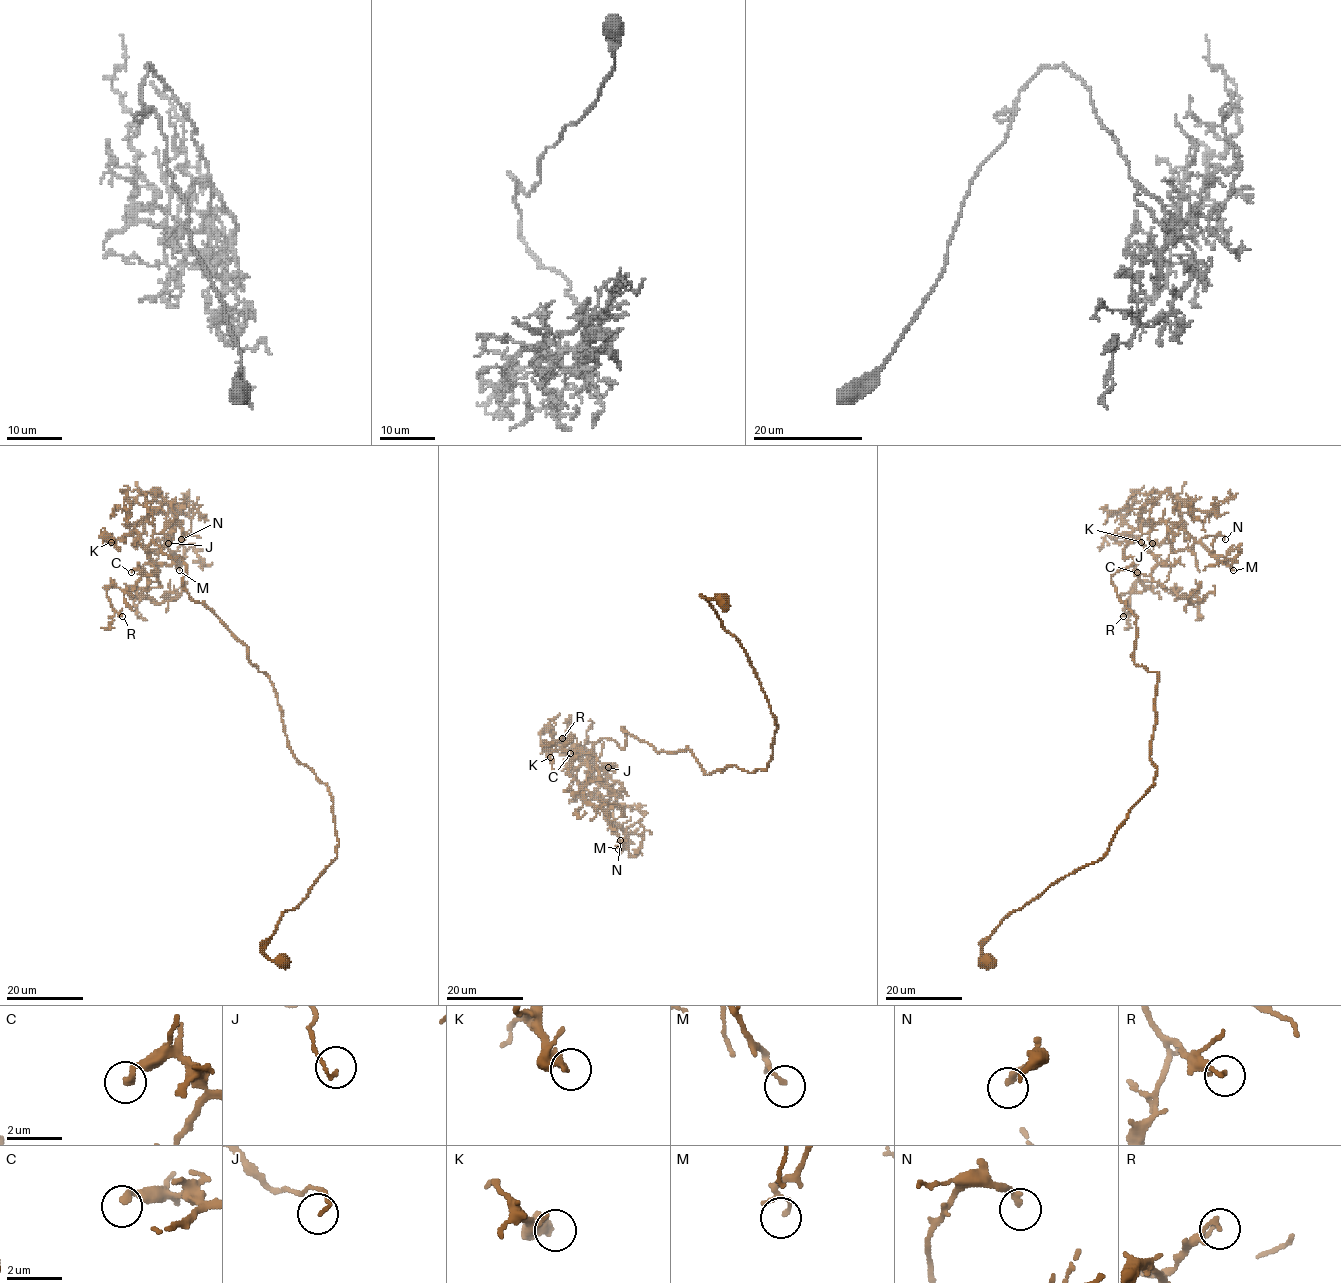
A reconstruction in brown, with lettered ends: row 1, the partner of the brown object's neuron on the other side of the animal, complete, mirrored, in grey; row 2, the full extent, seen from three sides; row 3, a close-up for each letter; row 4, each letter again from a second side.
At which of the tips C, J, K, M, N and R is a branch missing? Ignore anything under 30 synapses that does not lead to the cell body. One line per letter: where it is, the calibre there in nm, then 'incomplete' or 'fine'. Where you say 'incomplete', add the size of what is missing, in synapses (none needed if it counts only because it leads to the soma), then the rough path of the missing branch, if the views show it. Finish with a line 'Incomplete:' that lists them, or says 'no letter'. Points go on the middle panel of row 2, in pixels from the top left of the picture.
C: (570, 753) | 240 nm | incomplete | 50 syn | (570, 753), (560, 758), (555, 756), (553, 742), (558, 721)
J: (608, 767) | 110 nm | fine
K: (550, 757) | 300 nm | fine
M: (618, 849) | 140 nm | fine
N: (620, 840) | 200 nm | fine
R: (562, 738) | 110 nm | fine
Incomplete: C

